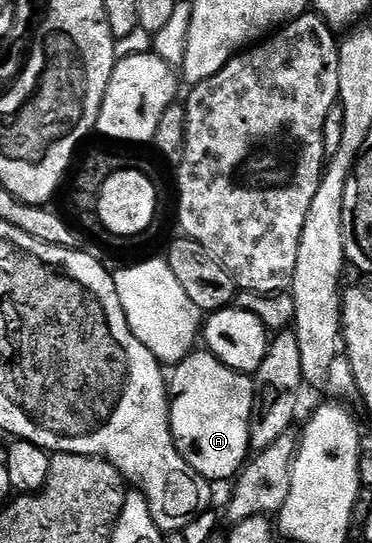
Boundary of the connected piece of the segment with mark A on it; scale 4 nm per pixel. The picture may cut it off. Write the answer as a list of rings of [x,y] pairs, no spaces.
[[[206,351],[190,353],[183,361],[174,366],[169,377],[169,400],[171,402],[171,434],[175,446],[181,451],[185,463],[193,467],[206,481],[230,482],[243,468],[249,457],[251,440],[249,427],[251,426],[251,412],[255,406],[255,382],[246,373],[238,373],[225,363],[221,363]]]

